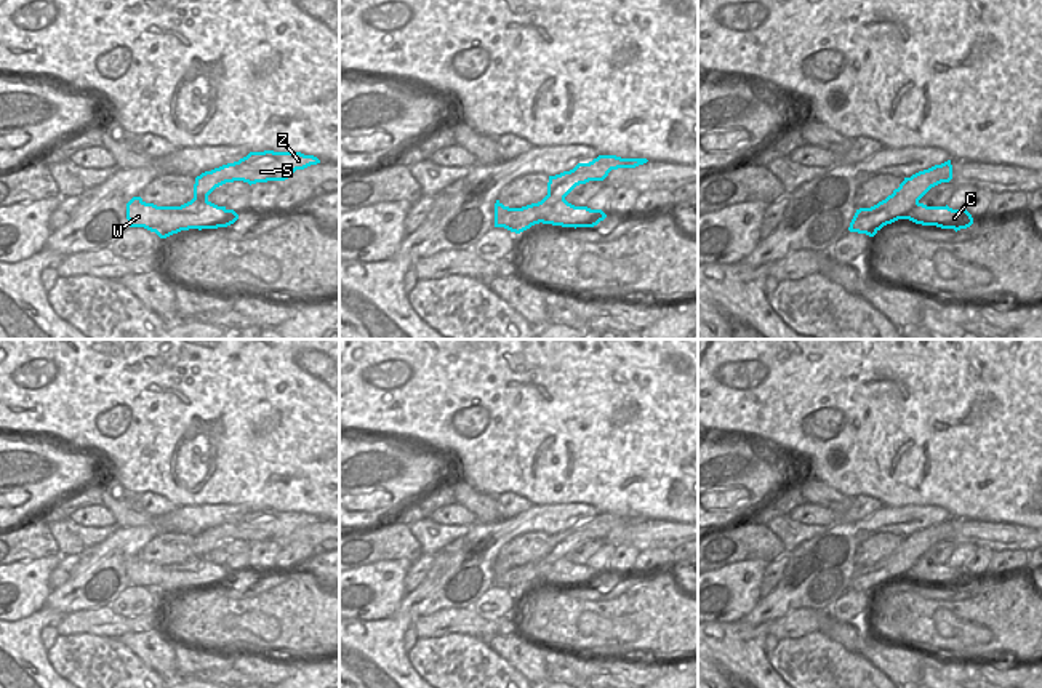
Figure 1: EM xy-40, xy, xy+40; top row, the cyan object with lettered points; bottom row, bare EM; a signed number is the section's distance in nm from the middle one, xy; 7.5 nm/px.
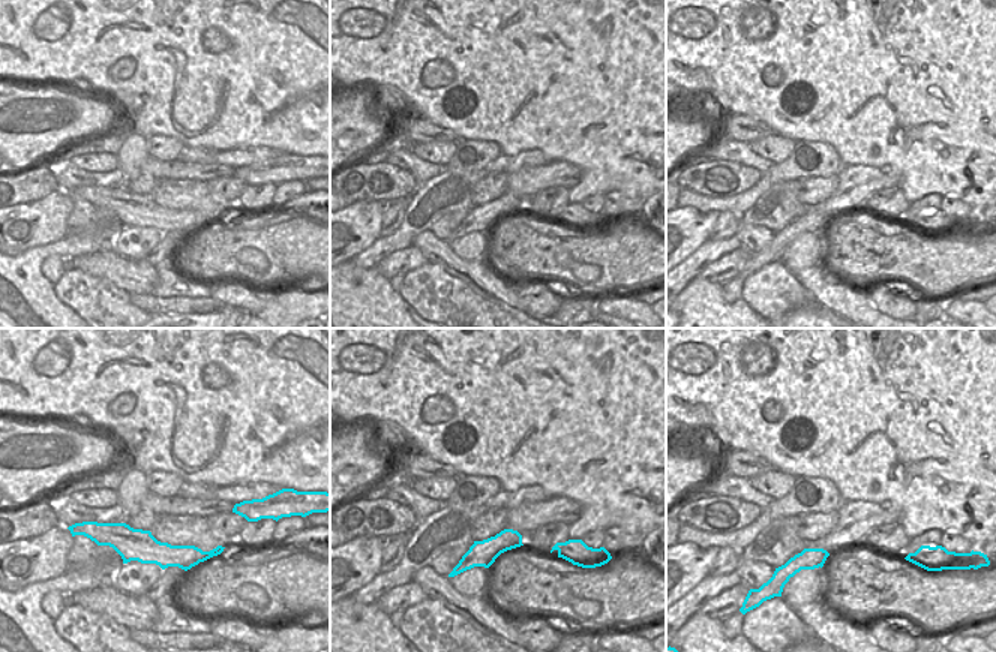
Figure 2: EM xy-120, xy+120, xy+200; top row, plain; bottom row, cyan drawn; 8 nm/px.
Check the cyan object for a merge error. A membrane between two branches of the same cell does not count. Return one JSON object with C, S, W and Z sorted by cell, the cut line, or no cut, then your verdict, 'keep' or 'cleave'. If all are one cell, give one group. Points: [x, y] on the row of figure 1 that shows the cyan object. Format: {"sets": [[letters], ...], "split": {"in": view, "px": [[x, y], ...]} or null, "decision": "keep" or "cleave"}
{"sets": [["C", "W"], ["S", "Z"]], "split": {"in": "xy", "px": [[564, 197], [549, 205], [530, 205]]}, "decision": "cleave"}

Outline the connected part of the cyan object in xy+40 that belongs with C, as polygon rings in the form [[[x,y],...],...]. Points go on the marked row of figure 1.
[[[919,203],[908,214],[909,221],[922,226],[936,226],[941,229],[967,229],[973,224],[973,218],[967,210],[952,210],[946,206],[927,206]]]

